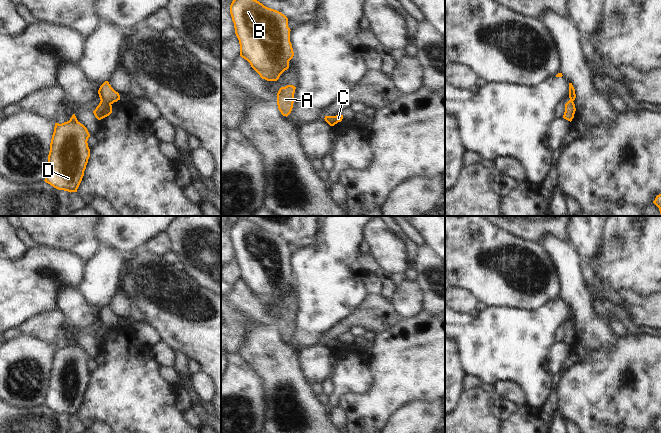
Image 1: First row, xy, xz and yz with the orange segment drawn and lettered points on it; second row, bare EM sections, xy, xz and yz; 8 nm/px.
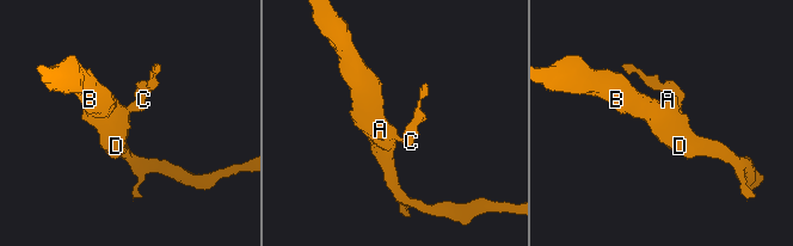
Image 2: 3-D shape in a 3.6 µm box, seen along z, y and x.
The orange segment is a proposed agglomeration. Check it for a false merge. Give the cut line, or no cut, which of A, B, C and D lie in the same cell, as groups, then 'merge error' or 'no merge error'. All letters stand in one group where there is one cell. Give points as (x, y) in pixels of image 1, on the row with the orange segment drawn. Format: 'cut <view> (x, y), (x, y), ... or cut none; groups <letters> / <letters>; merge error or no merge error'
cut xy (101, 100), (110, 104); groups A B D / C; merge error

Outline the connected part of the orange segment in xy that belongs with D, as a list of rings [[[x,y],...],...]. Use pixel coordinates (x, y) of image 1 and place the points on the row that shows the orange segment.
[[[75,114],[67,122],[55,123],[45,166],[46,183],[58,190],[77,192],[90,157],[89,137]]]

